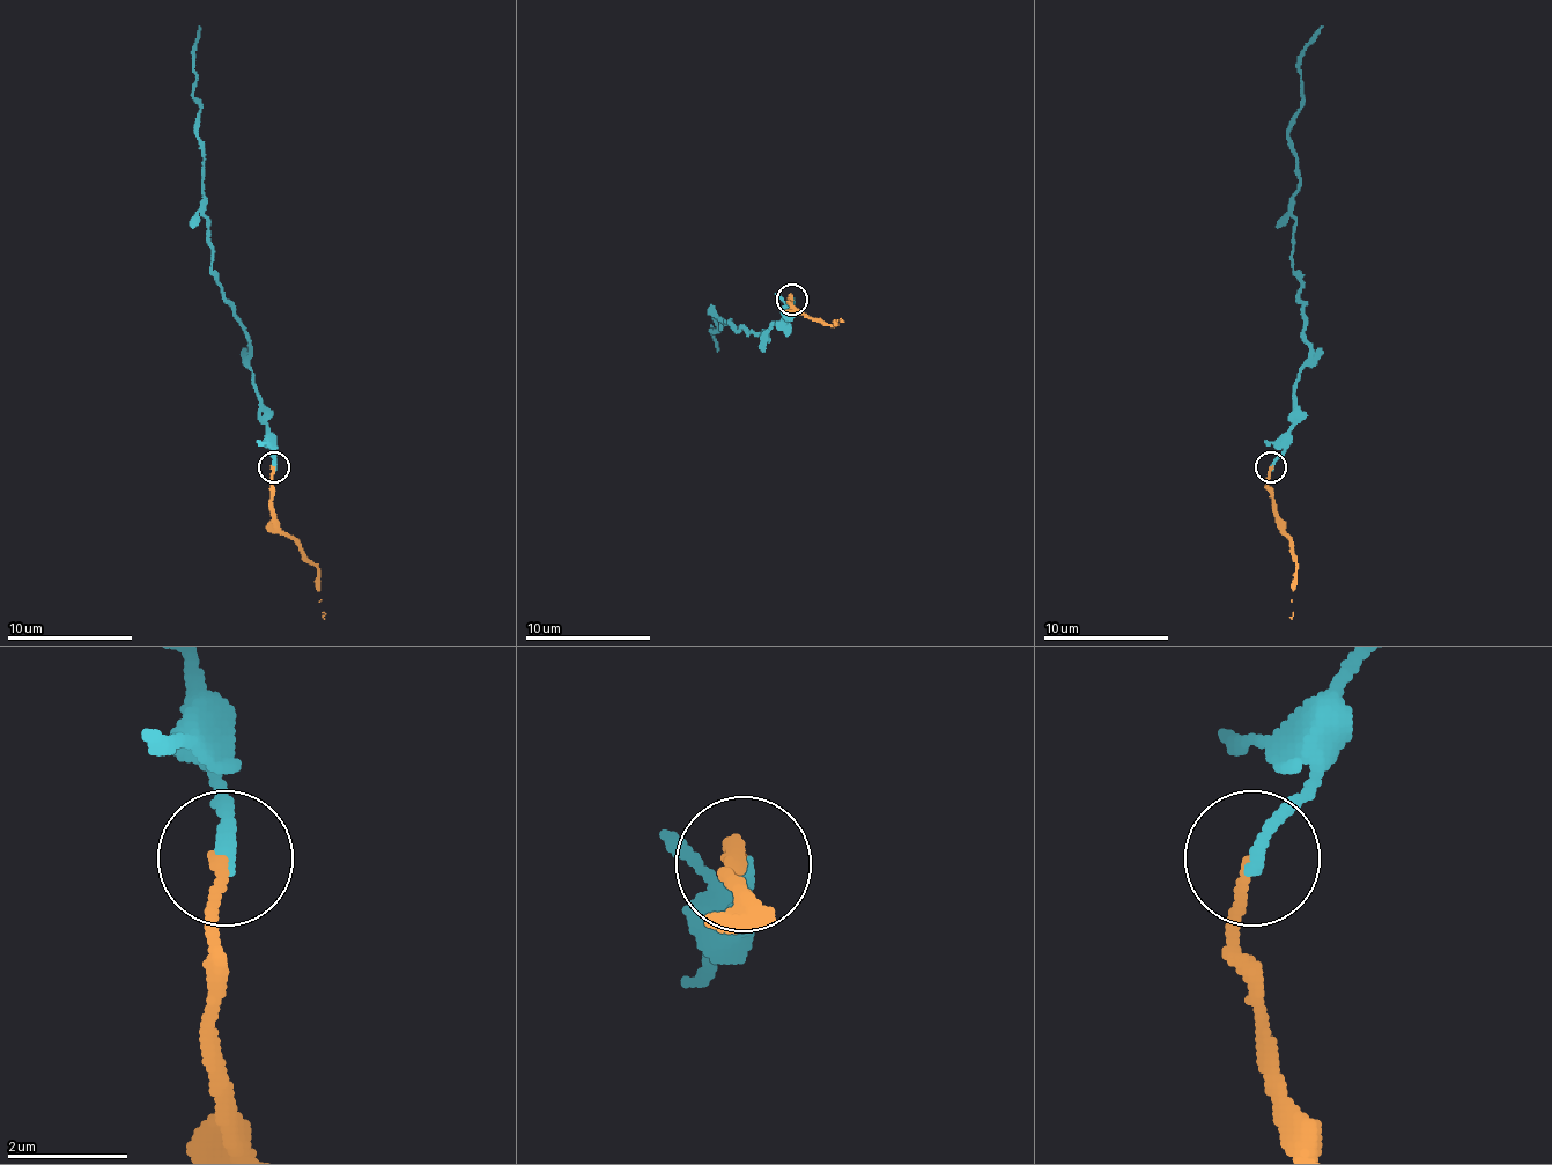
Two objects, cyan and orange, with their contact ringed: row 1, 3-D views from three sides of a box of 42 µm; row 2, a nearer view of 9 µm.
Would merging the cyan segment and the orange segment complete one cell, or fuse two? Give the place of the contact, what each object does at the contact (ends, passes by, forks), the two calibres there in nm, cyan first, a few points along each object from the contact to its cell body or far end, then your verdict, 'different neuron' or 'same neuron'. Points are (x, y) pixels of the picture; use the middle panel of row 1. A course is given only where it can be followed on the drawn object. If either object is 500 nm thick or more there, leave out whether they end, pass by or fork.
at (792, 300); cyan ends there; orange ends there; 240 nm thick on the cyan side, 180 nm on the other; cyan runs (792, 299), (768, 339), (765, 333), (737, 330), (730, 321), (721, 321), (721, 327), (715, 317), (718, 352); orange runs (792, 299), (790, 296), (790, 302), (812, 317), (836, 324), (840, 317); same neuron

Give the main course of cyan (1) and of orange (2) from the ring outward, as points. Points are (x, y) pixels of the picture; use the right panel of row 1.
1: (1270, 467), (1310, 348), (1292, 267), (1299, 159), (1288, 120), (1301, 105), (1299, 54), (1323, 27)
2: (1270, 467), (1268, 489), (1273, 515), (1288, 539), (1295, 570), (1288, 618)

